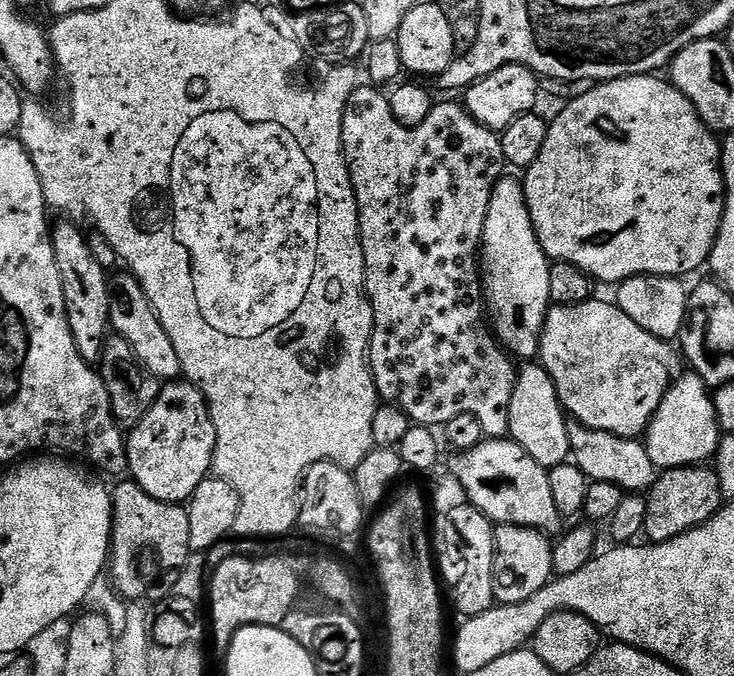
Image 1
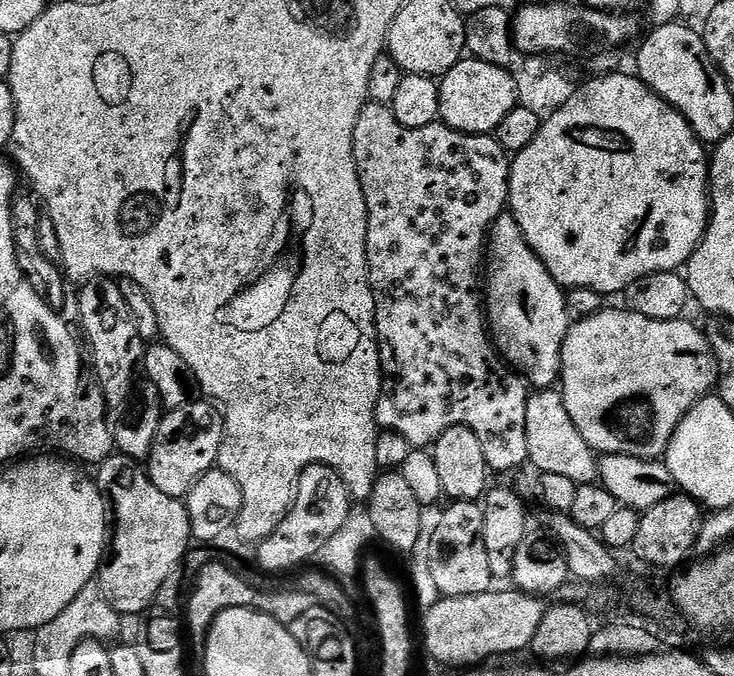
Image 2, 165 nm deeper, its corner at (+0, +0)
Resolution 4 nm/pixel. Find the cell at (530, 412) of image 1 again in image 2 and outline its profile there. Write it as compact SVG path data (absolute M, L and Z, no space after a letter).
M536 390L528 397L526 406L526 446L531 467L537 468L540 474L563 474L570 478L577 486L581 484L594 484L598 480L598 456L590 445L578 434L578 426L570 418L564 405L564 397L556 390Z

